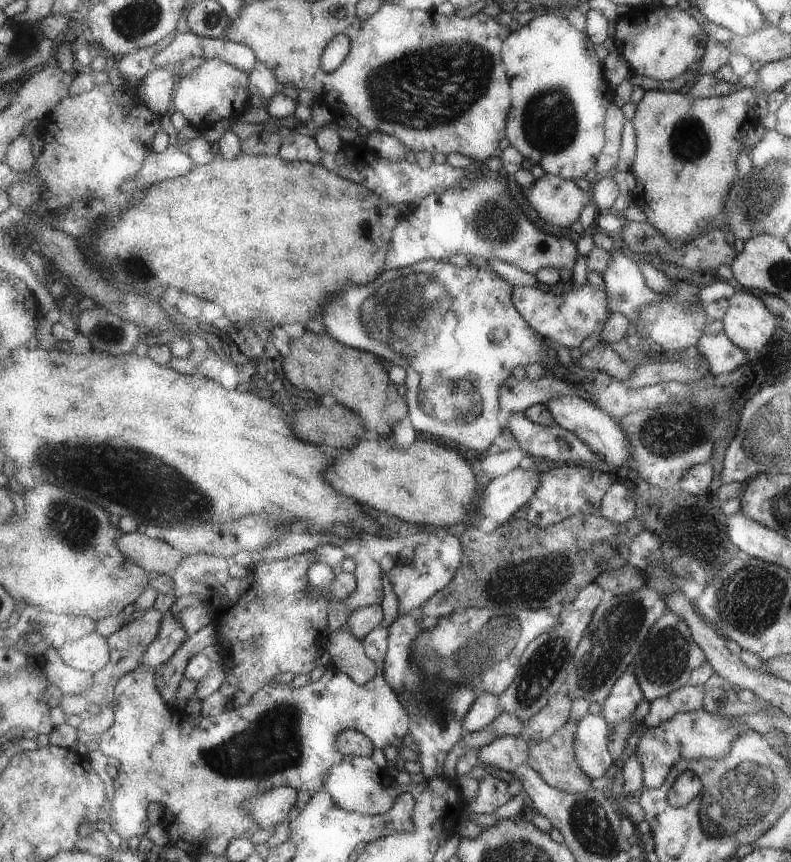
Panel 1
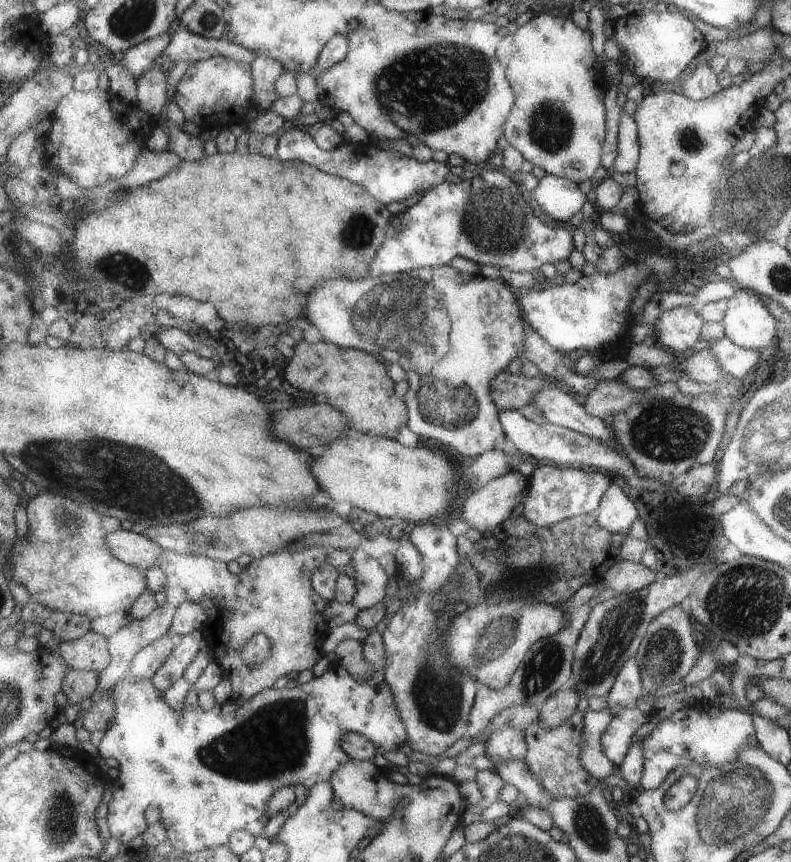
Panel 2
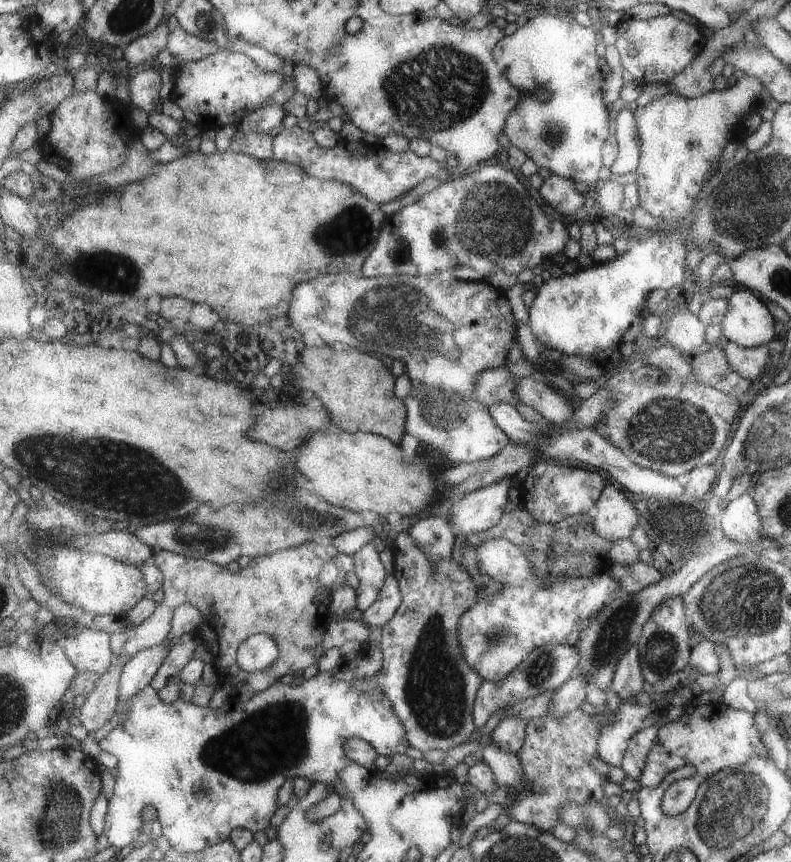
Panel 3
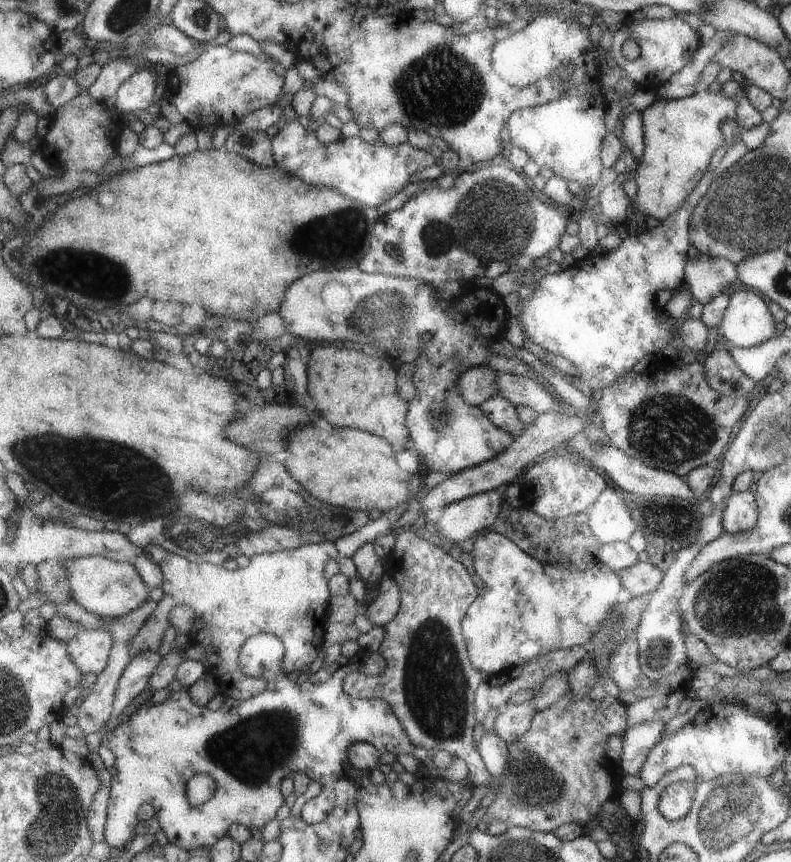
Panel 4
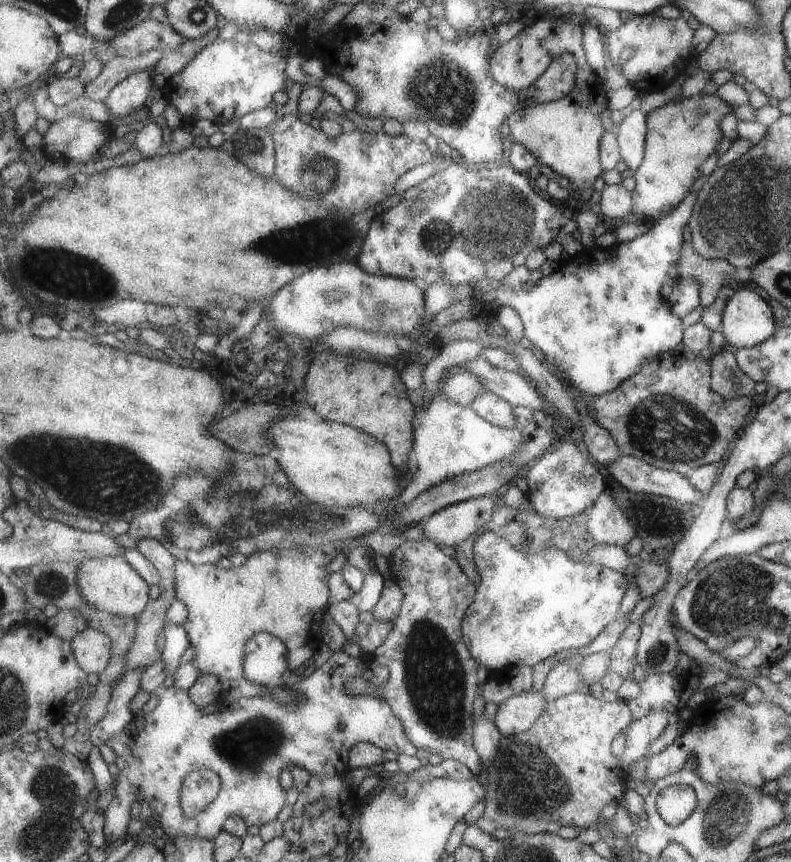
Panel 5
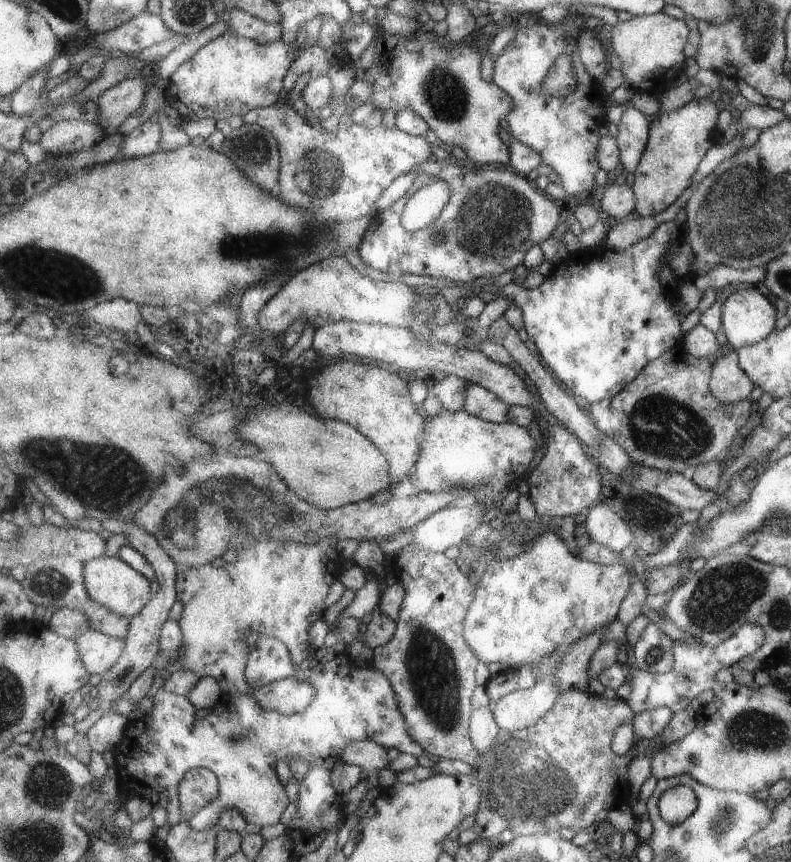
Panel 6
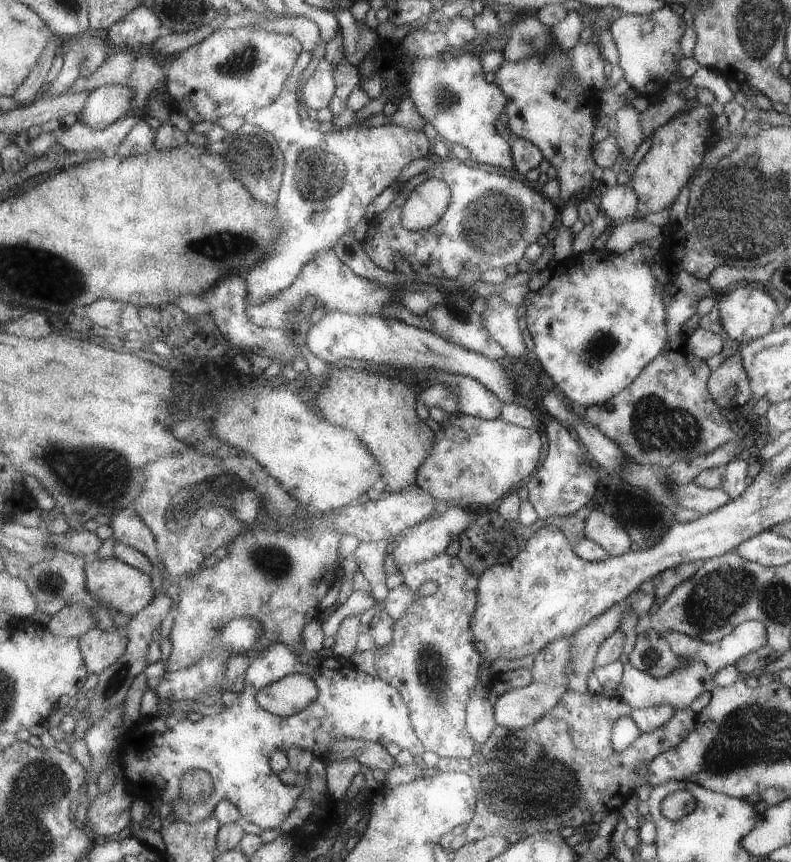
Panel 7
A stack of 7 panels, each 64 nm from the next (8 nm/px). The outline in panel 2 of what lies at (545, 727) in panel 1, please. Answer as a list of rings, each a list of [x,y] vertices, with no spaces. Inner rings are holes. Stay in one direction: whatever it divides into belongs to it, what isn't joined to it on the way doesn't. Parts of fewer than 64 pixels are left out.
[[[561,690],[555,696],[551,696],[547,700],[547,704],[541,708],[541,716],[539,722],[543,726],[547,726],[549,730],[559,728],[561,724],[569,722],[573,718],[573,714],[577,714],[577,704],[579,698],[587,698],[583,694],[577,694],[577,690]]]

